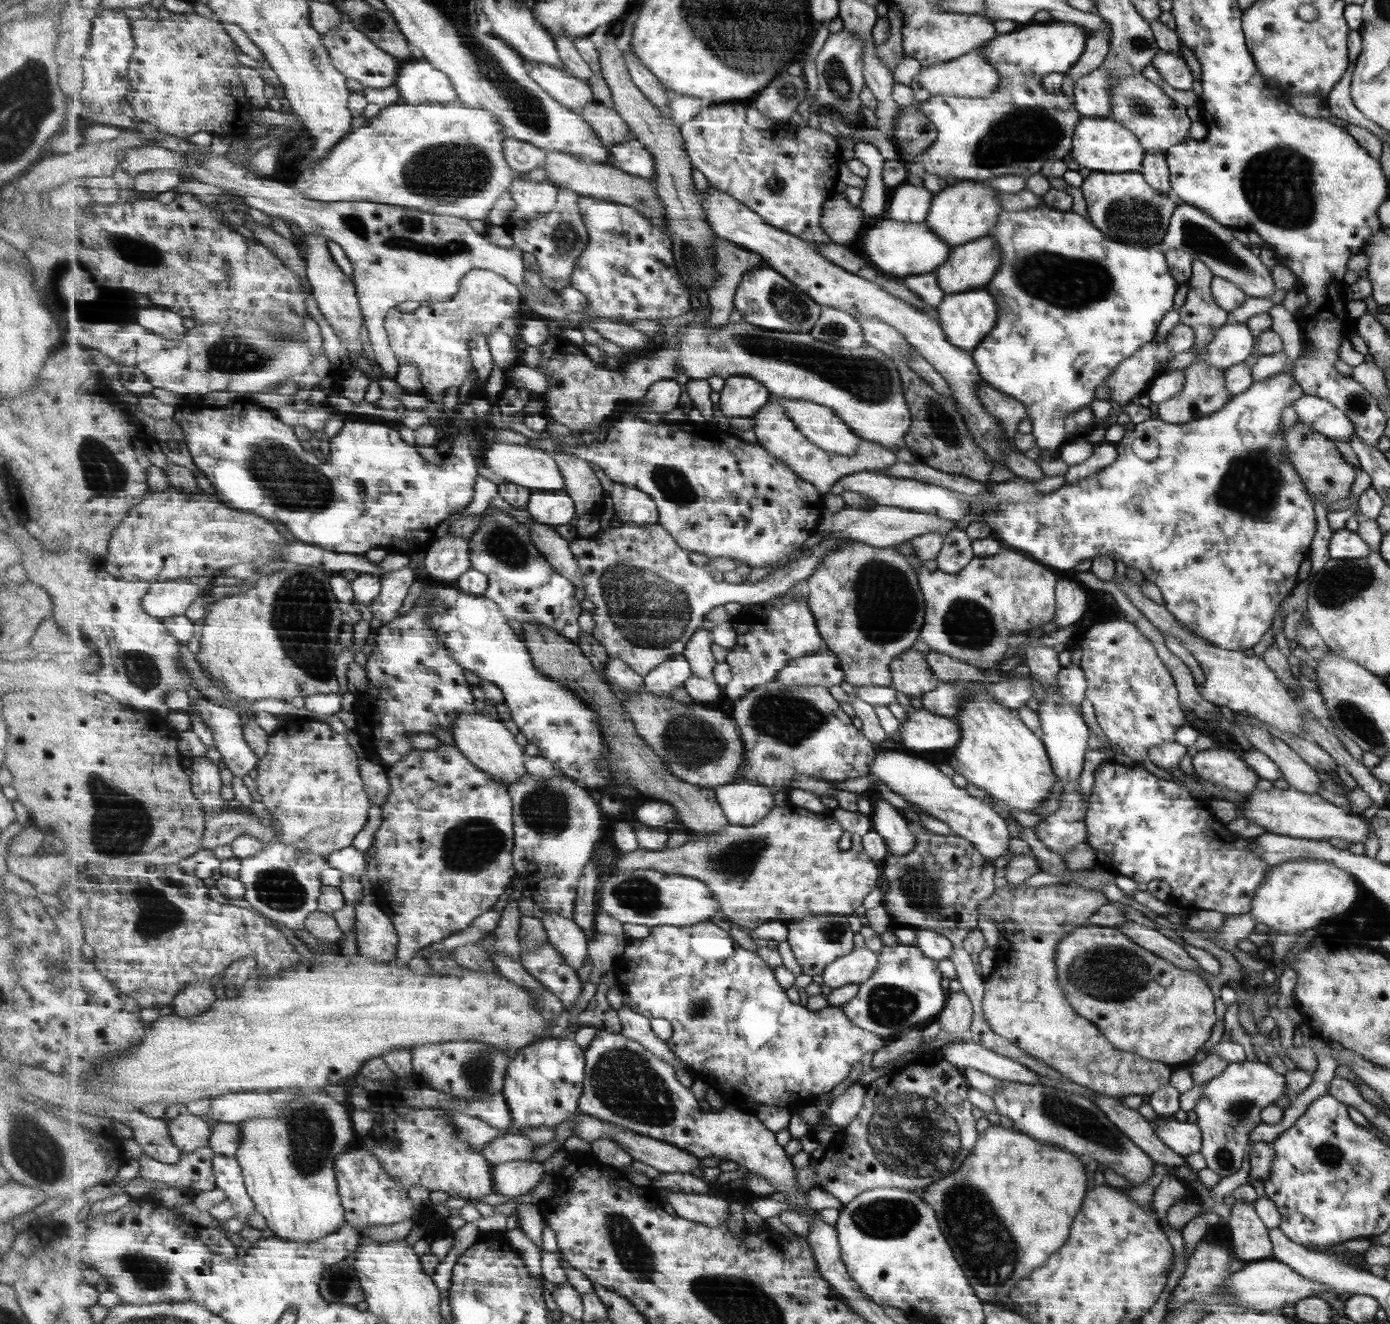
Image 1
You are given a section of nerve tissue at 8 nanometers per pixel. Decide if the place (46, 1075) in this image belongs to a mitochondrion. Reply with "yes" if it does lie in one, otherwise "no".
no

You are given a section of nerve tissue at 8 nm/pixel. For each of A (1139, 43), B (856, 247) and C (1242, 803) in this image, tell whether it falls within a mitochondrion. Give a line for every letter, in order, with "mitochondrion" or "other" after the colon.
A: mitochondrion
B: other
C: other

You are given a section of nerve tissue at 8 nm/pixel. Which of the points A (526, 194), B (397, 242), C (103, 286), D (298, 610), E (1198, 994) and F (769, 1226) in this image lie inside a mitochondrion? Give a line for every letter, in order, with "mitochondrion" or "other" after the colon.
A: other
B: other
C: other
D: mitochondrion
E: other
F: other

